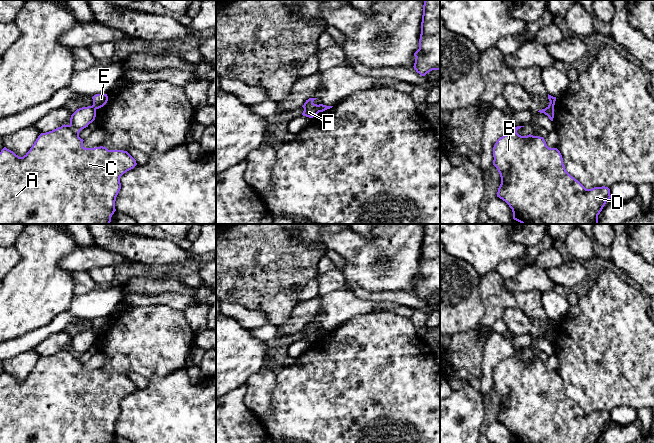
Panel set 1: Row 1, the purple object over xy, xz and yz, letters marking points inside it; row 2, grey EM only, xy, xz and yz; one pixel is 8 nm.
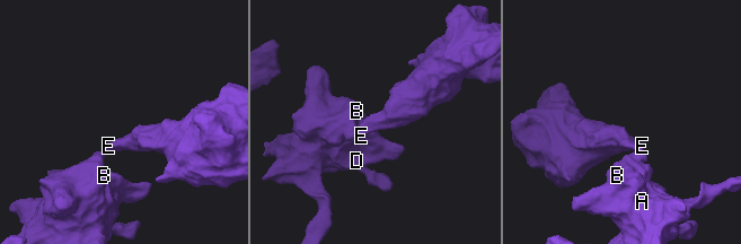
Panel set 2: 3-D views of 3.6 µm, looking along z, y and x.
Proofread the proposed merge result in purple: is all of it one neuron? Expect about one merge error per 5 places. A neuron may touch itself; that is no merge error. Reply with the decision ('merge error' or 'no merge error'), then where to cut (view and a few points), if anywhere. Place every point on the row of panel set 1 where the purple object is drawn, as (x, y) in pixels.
merge error; cut xz (318, 105), (319, 111)

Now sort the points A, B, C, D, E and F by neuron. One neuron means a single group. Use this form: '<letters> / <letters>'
A B C D F / E

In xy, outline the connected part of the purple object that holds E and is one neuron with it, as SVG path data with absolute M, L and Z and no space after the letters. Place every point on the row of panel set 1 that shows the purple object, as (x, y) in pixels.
M96 94L92 97L92 99L93 99L93 105L92 106L95 109L99 109L107 103L108 96L107 96L107 94Z

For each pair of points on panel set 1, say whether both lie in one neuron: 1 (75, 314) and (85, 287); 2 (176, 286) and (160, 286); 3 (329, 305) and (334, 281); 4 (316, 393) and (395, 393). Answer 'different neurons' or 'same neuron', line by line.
1: different neurons
2: same neuron
3: different neurons
4: same neuron

